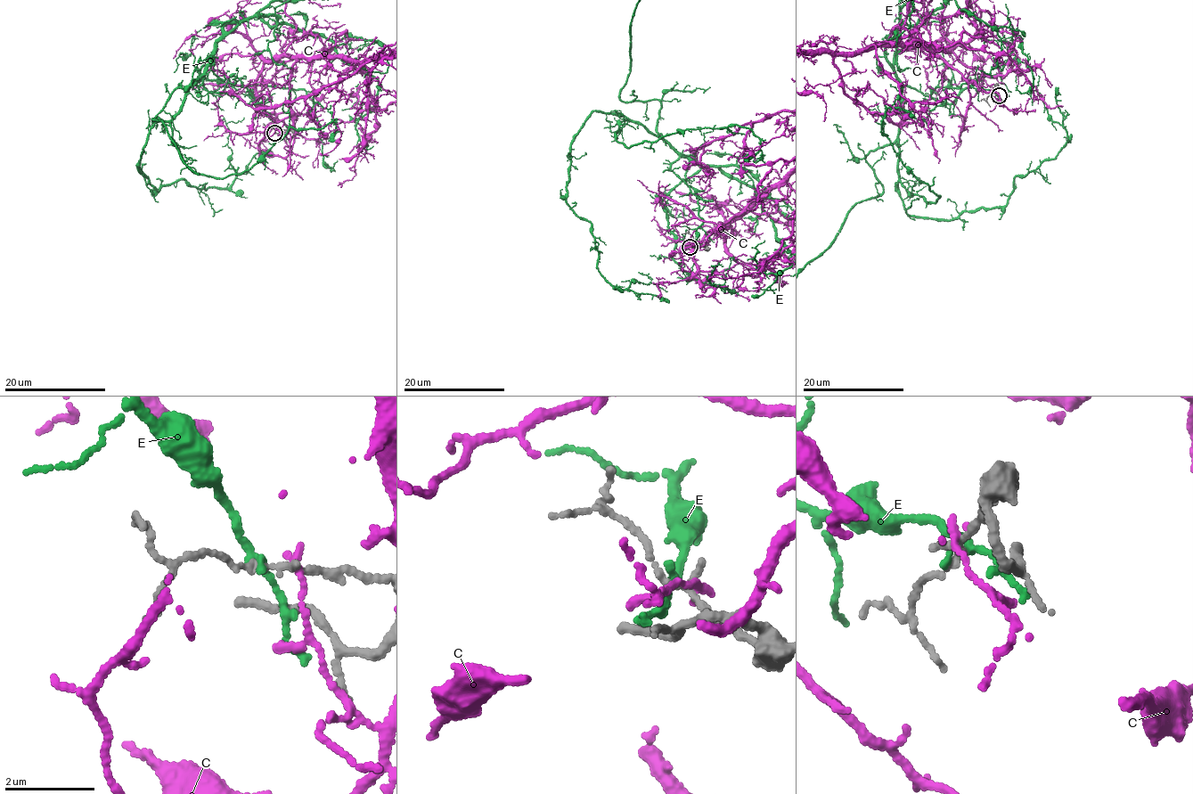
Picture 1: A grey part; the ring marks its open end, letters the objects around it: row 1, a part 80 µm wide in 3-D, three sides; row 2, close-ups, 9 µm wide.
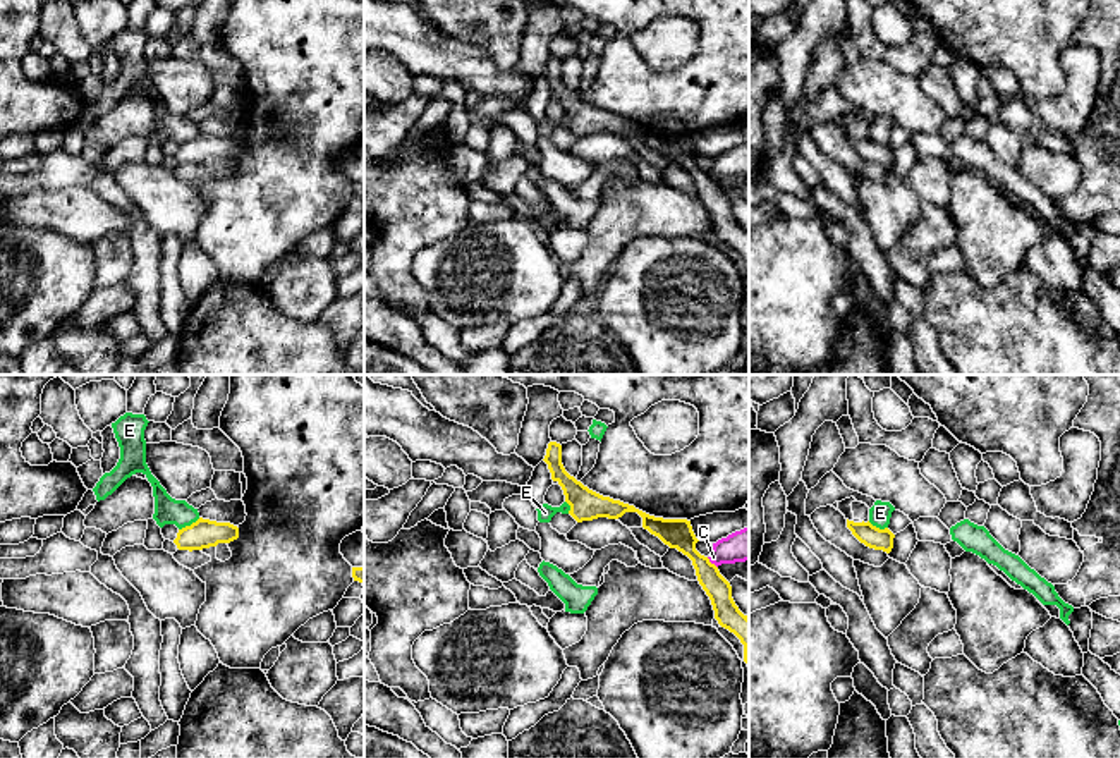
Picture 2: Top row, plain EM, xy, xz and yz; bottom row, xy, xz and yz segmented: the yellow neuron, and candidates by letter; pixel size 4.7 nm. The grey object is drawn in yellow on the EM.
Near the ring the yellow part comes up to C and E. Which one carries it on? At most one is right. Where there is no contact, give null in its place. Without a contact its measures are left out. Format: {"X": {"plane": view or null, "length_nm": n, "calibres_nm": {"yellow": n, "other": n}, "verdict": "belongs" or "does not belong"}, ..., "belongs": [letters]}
{"C": {"plane": "xz", "length_nm": 80, "calibres_nm": {"yellow": 140, "other": 150}, "verdict": "does not belong"}, "E": {"plane": "xy", "length_nm": 120, "calibres_nm": {"yellow": 140, "other": 130}, "verdict": "does not belong"}, "belongs": []}

